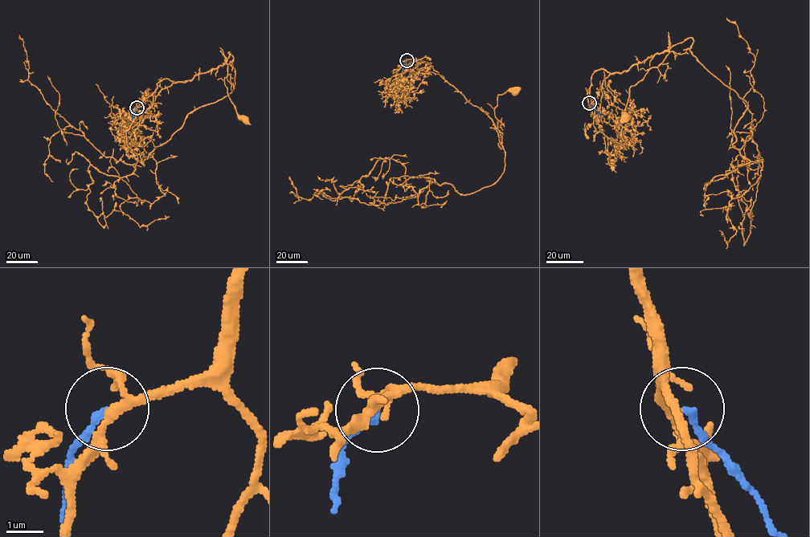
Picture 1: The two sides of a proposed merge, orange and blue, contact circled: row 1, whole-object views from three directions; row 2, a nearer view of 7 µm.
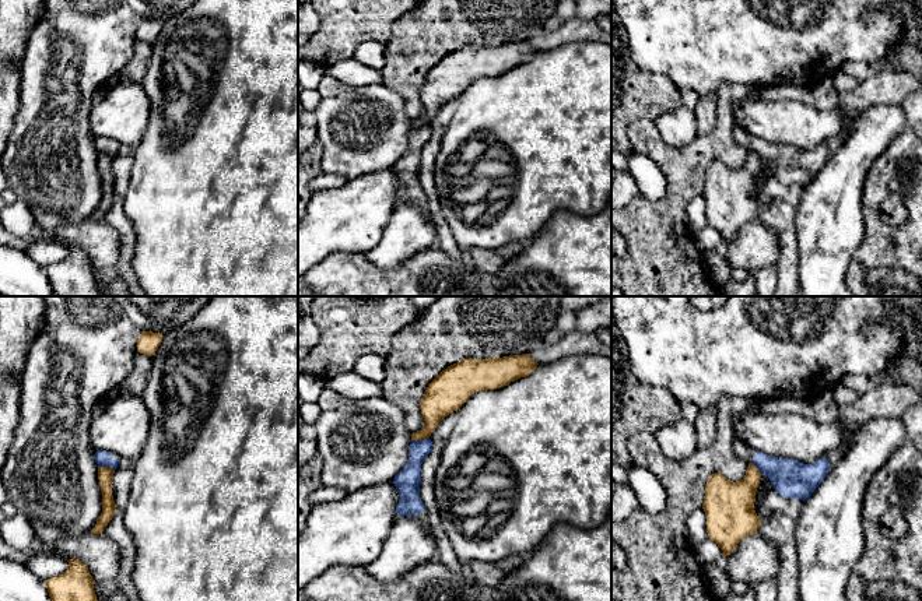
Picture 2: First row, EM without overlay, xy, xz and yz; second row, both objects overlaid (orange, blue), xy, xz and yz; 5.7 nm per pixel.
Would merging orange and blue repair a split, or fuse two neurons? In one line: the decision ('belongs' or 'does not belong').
does not belong

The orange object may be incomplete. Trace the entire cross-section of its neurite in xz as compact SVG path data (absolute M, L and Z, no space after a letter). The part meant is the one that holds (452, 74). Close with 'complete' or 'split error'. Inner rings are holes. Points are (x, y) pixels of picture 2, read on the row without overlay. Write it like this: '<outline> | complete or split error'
M530 41L488 46L463 46L442 57L427 74L420 89L425 115L411 127L431 123L438 110L480 77L495 77L529 63L537 55Z | complete

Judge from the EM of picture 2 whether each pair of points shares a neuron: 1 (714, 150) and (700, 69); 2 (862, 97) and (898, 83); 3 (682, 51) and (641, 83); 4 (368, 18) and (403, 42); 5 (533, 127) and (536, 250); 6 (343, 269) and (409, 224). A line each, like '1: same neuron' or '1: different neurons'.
1: different neurons
2: same neuron
3: different neurons
4: different neurons
5: different neurons
6: different neurons

